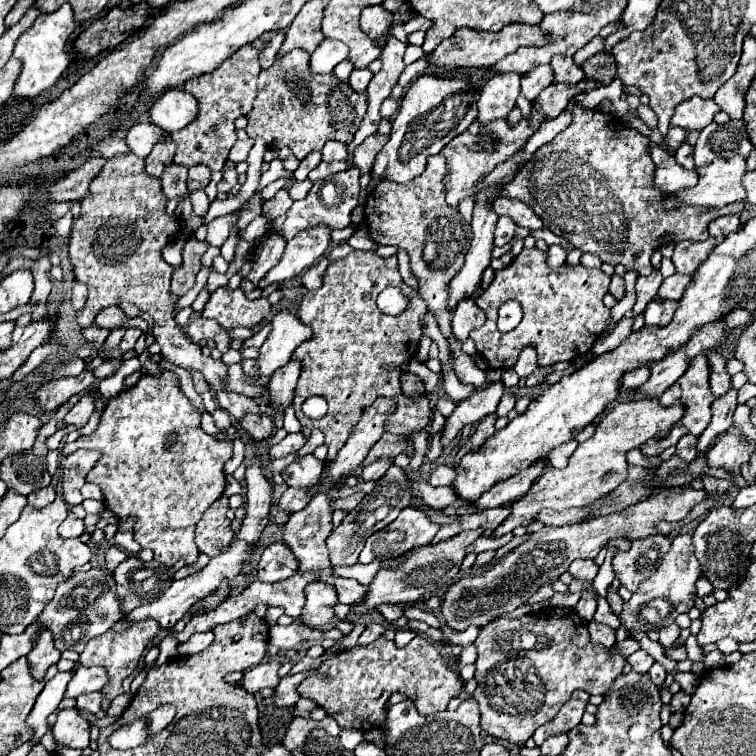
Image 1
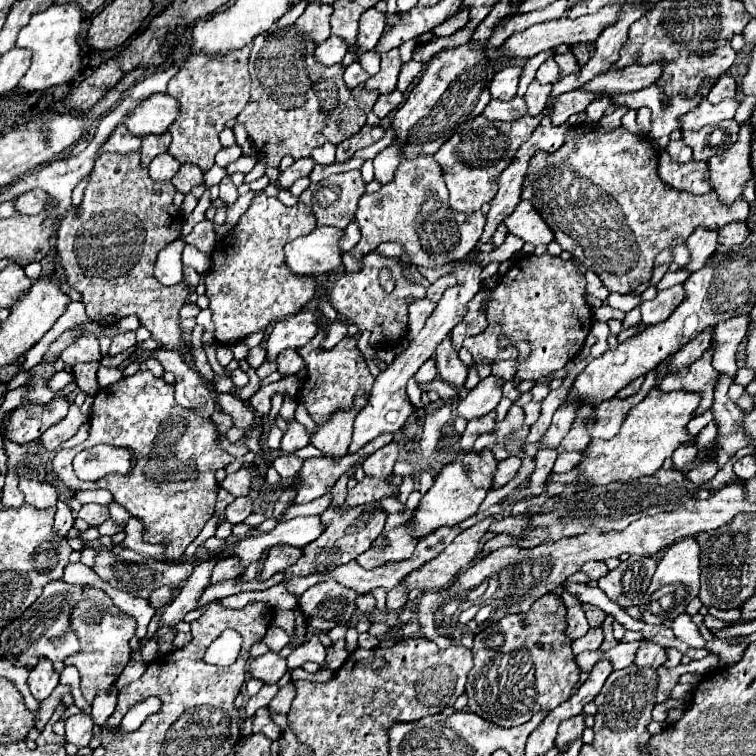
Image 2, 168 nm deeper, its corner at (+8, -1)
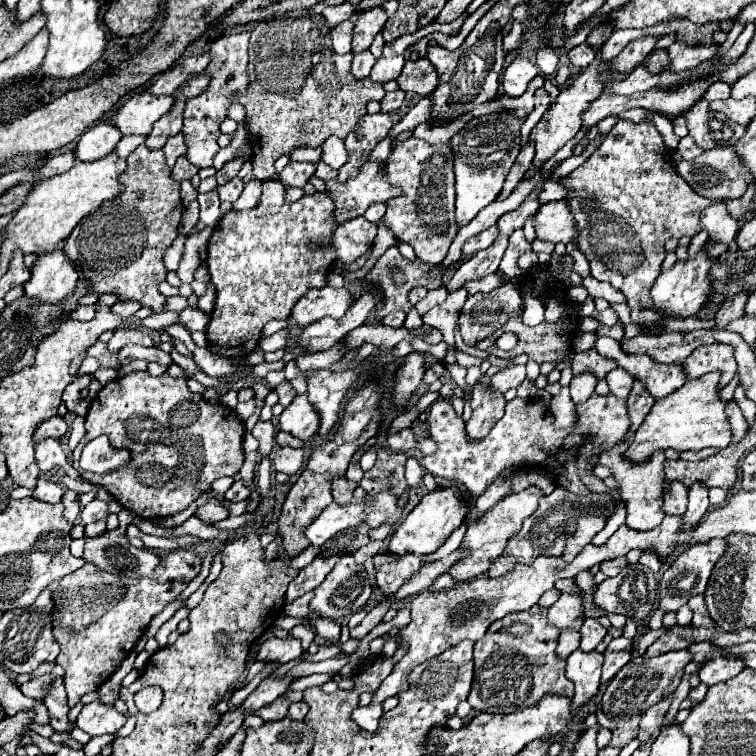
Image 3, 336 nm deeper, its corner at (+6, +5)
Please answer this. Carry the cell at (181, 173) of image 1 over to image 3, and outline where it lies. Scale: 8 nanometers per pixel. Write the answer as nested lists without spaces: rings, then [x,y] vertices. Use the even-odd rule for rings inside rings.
[[[178,133],[178,135],[170,137],[162,149],[164,149],[164,153],[166,153],[166,165],[168,165],[168,167],[172,167],[172,165],[176,163],[176,159],[178,159],[180,155],[184,155],[184,153],[186,153],[184,135],[182,135],[182,133]]]

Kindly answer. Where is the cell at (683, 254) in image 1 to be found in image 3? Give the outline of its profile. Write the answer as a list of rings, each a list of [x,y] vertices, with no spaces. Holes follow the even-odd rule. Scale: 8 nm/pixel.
[[[712,203],[710,207],[706,207],[702,211],[700,223],[702,223],[702,229],[706,229],[710,233],[710,239],[714,243],[732,243],[734,241],[738,223],[736,223],[736,219],[730,217],[724,203]]]

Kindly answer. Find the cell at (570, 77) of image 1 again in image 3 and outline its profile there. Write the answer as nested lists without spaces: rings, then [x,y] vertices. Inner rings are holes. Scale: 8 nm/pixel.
[[[582,43],[582,45],[576,45],[574,49],[568,51],[568,59],[572,65],[586,69],[596,59],[596,53],[594,53],[594,49],[590,49],[588,43]]]

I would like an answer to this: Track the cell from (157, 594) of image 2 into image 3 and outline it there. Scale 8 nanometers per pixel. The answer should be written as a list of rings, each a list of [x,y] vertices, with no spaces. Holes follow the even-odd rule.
[[[178,549],[178,551],[170,551],[168,555],[160,557],[160,565],[146,577],[128,575],[128,573],[106,573],[92,563],[84,563],[74,573],[62,577],[60,583],[52,585],[52,601],[54,601],[52,633],[58,645],[62,647],[56,663],[62,665],[66,671],[64,685],[66,685],[70,707],[74,707],[82,695],[96,691],[102,683],[110,679],[110,675],[120,667],[120,663],[130,655],[138,639],[144,635],[146,627],[150,625],[150,619],[176,600],[188,587],[188,583],[200,573],[200,570],[201,559],[194,551]]]

